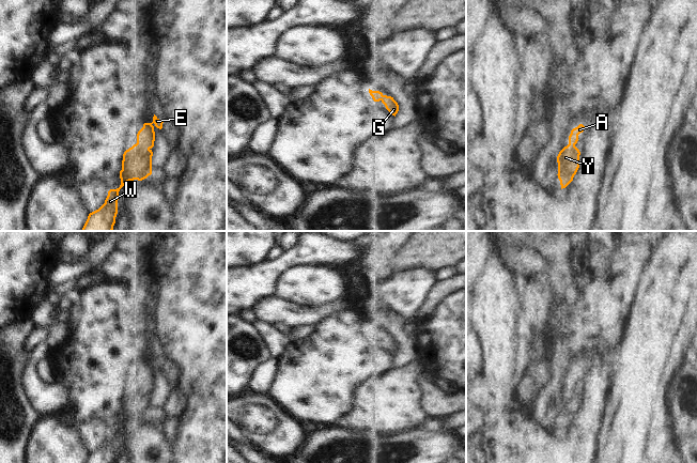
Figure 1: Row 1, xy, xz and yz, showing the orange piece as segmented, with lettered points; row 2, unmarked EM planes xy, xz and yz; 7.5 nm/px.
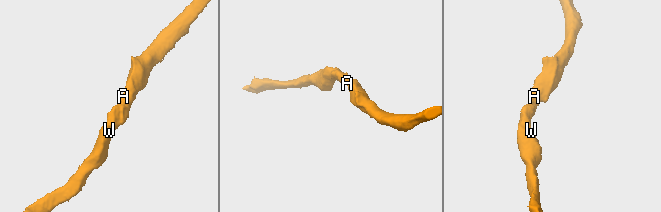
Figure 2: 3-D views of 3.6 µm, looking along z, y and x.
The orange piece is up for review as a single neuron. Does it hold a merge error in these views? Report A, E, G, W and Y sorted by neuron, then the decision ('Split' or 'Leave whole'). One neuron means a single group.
Groups: A E G W Y. Leave whole

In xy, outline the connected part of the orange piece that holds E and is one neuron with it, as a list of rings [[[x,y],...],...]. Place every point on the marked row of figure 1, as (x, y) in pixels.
[[[155,114],[152,123],[144,123],[137,134],[137,143],[123,154],[122,170],[120,171],[121,185],[110,189],[105,203],[89,214],[81,231],[112,231],[118,214],[120,189],[129,181],[142,181],[152,174],[152,148],[155,141],[154,127],[161,129],[162,121]]]

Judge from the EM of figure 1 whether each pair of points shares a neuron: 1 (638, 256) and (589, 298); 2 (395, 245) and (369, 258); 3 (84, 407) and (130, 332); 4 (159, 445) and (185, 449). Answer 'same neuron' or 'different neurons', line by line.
1: same neuron
2: same neuron
3: same neuron
4: different neurons

